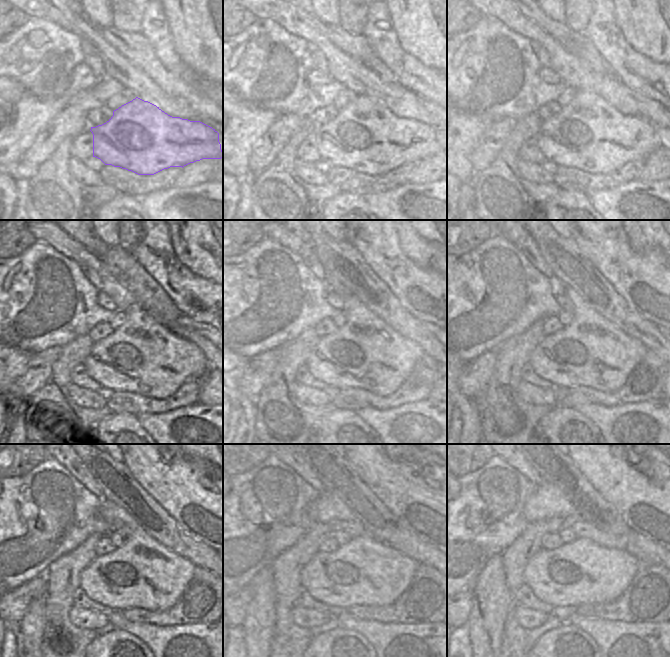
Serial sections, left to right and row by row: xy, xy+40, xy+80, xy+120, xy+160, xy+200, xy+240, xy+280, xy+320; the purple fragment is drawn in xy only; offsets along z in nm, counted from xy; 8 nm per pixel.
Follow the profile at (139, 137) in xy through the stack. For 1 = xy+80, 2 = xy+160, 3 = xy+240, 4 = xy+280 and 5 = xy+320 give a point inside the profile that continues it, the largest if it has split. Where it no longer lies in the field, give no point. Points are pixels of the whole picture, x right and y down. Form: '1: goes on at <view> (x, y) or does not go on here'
1: goes on at xy+80 (588, 134)
2: goes on at xy+160 (365, 353)
3: goes on at xy+240 (144, 574)
4: goes on at xy+280 (364, 571)
5: goes on at xy+320 (581, 572)

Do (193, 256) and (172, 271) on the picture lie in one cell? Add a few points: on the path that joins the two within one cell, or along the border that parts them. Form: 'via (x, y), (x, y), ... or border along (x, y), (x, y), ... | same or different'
border along (171, 243), (175, 255), (192, 272), (202, 277) | different

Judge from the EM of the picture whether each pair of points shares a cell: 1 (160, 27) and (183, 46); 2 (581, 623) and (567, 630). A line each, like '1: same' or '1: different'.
1: different
2: different

